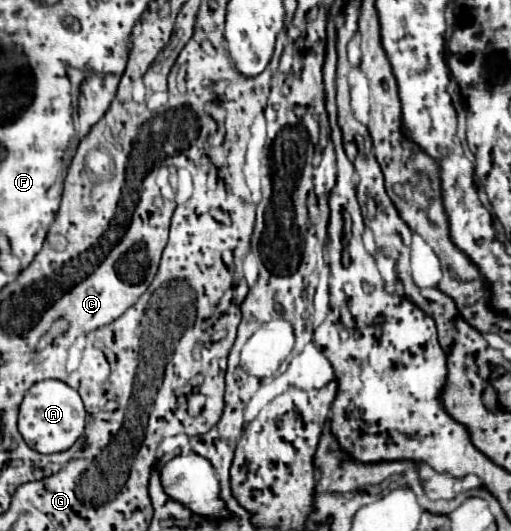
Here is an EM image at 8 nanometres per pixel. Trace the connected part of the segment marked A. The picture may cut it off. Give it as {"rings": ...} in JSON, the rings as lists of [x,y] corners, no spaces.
{"rings":[[[45,379],[35,383],[19,409],[19,431],[25,443],[39,453],[67,451],[85,430],[85,407],[81,395],[63,381]]]}

